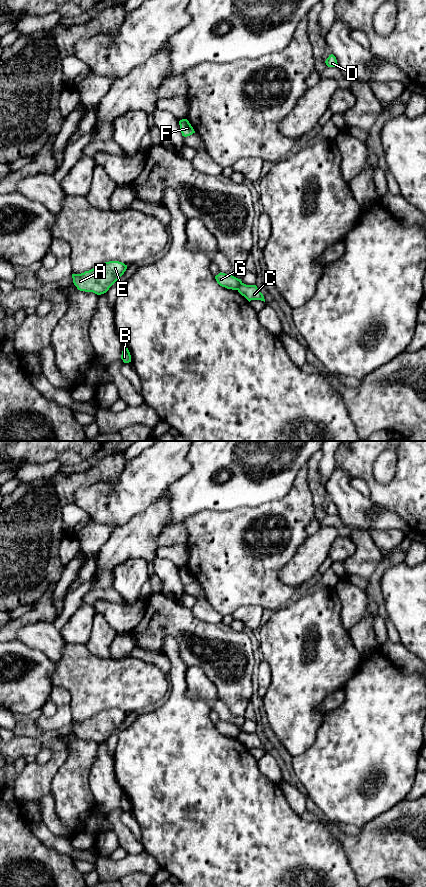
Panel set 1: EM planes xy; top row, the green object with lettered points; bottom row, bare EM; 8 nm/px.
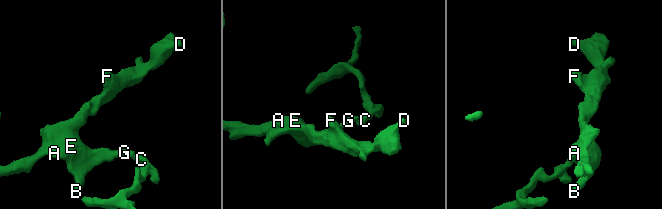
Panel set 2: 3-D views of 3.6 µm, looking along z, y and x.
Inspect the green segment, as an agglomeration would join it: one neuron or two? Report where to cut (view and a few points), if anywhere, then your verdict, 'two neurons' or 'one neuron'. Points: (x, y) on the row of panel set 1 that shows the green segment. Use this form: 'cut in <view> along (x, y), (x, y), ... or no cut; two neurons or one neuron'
cut in xy along (241, 282), (236, 289); two neurons

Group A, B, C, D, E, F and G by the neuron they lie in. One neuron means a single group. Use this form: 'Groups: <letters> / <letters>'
Groups: A B D E F G / C

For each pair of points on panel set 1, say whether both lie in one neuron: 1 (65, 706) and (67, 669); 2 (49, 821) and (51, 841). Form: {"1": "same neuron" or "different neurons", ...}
{"1": "different neurons", "2": "different neurons"}

